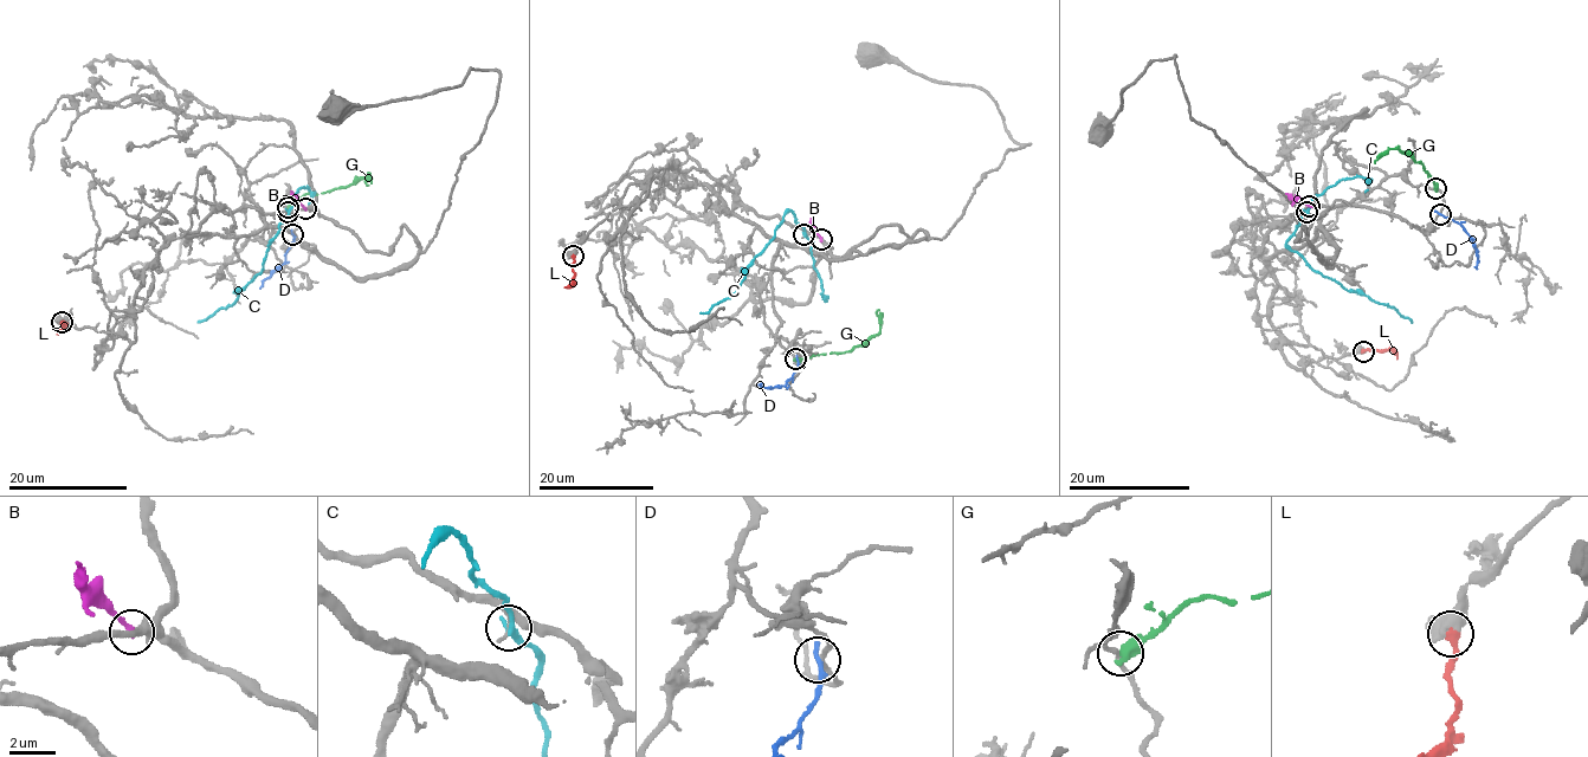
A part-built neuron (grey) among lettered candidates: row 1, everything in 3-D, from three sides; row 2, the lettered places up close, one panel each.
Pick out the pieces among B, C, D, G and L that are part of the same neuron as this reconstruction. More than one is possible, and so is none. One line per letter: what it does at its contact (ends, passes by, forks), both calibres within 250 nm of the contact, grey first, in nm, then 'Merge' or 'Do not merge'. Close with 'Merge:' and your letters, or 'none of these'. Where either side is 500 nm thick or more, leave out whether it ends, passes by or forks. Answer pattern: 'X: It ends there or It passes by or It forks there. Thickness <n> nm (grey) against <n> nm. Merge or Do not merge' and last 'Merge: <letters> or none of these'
B: It ends there. Thickness 360 nm (grey) against 280 nm. Do not merge
C: It passes by. Thickness 280 nm (grey) against 280 nm. Do not merge
D: It ends there. Thickness 200 nm (grey) against 280 nm. Do not merge
G: Thickness 200 nm (grey) against 600 nm. Do not merge
L: Thickness 600 nm (grey) against 400 nm. Merge
Merge: L

